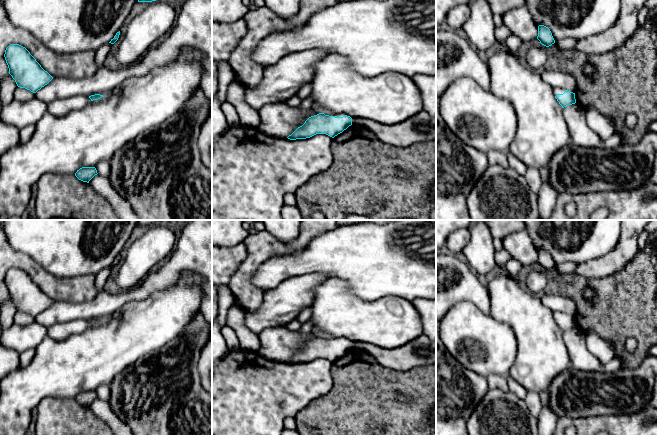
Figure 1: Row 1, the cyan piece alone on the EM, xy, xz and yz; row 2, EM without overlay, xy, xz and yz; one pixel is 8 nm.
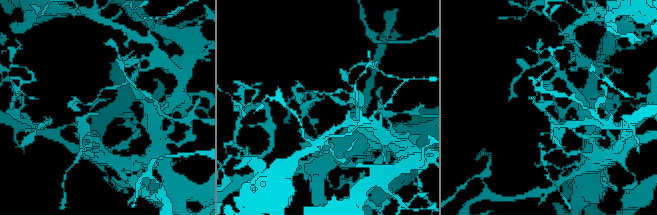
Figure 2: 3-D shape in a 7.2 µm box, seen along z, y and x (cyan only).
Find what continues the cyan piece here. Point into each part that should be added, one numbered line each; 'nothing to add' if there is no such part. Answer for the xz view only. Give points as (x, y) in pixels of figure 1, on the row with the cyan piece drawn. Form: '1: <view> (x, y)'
nothing to add

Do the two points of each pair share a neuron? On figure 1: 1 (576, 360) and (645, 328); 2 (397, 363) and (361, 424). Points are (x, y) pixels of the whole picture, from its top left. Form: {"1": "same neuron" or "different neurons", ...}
{"1": "different neurons", "2": "different neurons"}

